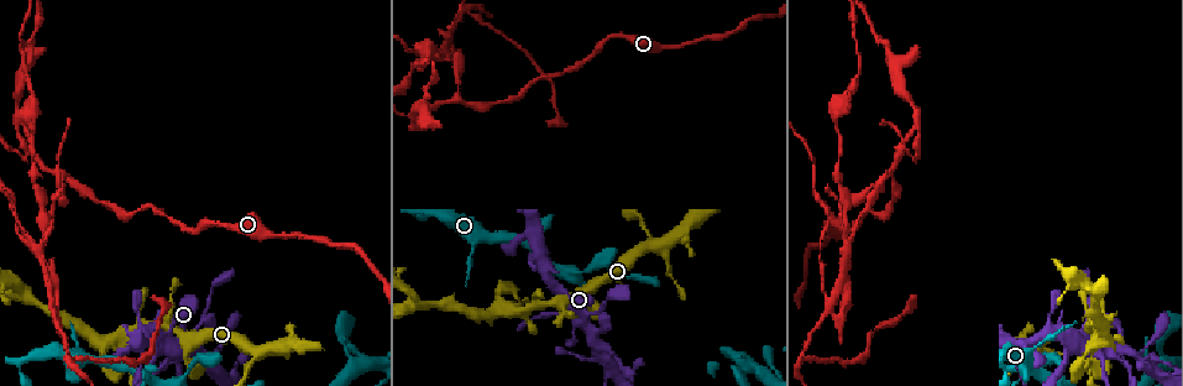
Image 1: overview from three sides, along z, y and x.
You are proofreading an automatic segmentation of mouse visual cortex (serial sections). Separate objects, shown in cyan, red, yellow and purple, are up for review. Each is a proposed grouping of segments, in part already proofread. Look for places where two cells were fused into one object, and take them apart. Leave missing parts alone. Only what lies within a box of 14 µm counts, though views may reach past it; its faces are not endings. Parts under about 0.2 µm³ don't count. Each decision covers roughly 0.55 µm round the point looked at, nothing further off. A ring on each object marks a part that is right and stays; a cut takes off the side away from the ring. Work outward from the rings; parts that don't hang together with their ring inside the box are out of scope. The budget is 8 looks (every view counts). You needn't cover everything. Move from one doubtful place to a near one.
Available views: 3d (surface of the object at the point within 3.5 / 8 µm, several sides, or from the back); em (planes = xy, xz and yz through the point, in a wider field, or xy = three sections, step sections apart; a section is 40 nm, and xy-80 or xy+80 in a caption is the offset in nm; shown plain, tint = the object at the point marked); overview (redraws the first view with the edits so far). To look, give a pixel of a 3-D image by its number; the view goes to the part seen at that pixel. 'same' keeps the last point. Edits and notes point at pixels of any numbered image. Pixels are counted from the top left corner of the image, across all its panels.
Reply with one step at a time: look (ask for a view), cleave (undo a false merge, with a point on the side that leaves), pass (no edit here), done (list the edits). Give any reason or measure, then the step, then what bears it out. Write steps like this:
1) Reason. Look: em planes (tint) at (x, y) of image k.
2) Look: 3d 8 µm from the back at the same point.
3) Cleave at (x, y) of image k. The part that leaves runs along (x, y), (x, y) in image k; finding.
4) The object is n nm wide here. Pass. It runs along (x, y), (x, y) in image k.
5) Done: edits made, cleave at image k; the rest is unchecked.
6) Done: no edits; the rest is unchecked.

Three-way junction. Look: 3d 3.5 µm at (1095, 329) of image 1.

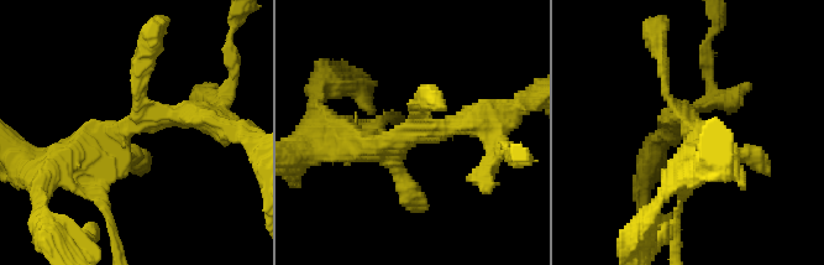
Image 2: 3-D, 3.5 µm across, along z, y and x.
Need the tissue. Look: em xy step 3 (tint) at (398, 138) of image 2.

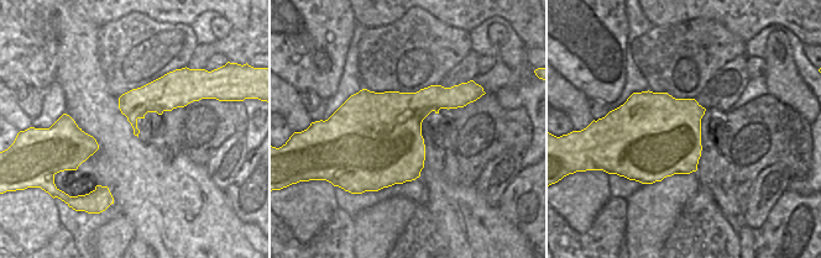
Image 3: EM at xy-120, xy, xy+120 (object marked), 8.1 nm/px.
Look: em xy step 2 (tint) at the same point.

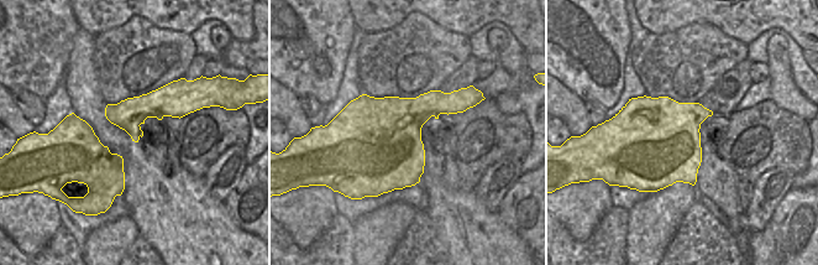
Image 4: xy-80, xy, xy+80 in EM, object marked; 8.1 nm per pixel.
The object is 700 nm wide here. Pass. It runs along (197, 115), (53, 160) in image 2; continuous, no second cell.

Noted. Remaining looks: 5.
Two arms at a narrow angle. Look: 3d 8 µm at (575, 306) of image 1.

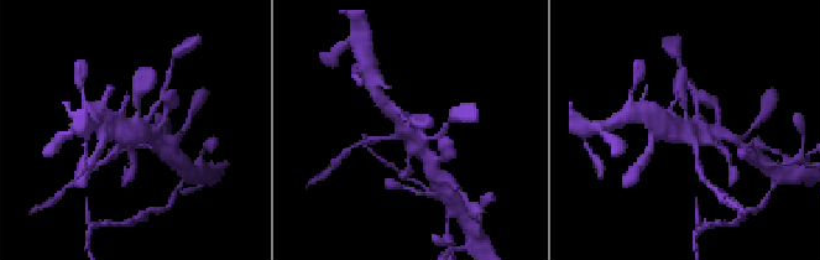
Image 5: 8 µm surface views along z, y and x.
Look: 3d 3.5 µm at (687, 127) of image 5.

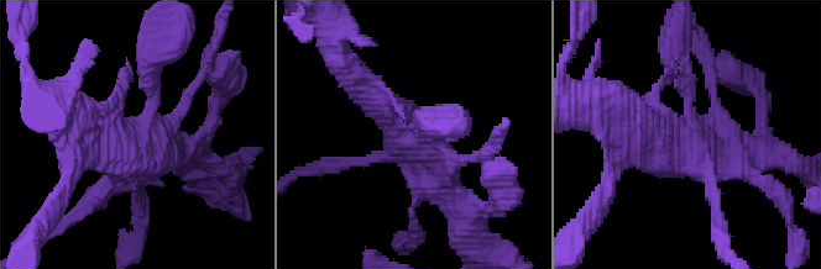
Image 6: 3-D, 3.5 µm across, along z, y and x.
Look: em xy step 3 (tint) at (149, 140) of image 6.

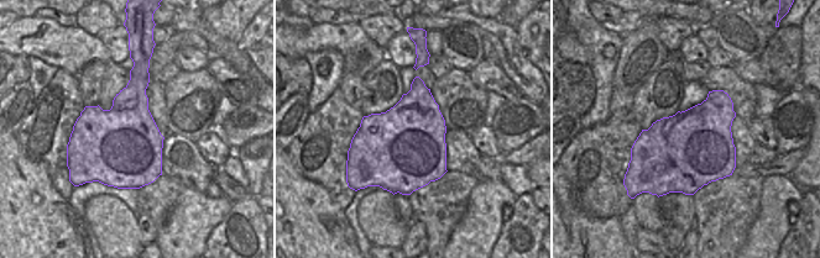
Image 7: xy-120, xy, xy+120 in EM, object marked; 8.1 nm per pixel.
Pass. It runs along (678, 66), (706, 153), (764, 148) in image 6; all the same cell.

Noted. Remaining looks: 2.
Look: 3d 3.5 µm at (918, 123) of image 1.

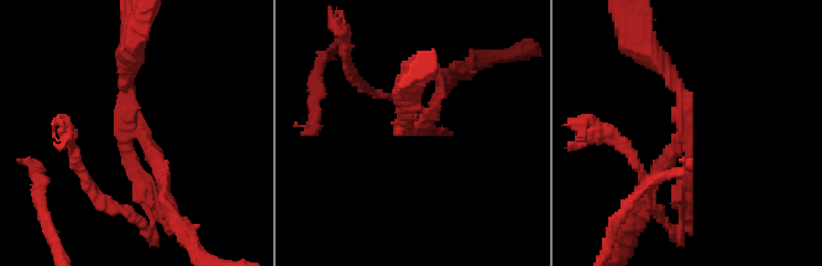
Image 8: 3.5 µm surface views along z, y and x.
3 arms meet here; the arms are 150, 200, 200 nm wide; shape alone is not enough. Look: em planes (tint) at (413, 130) of image 8.

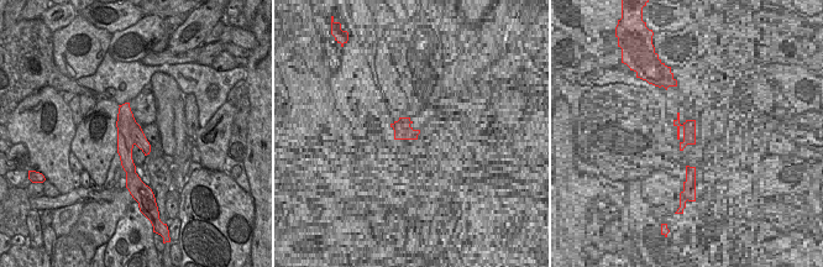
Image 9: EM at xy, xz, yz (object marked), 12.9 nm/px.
Cleave at (677, 87) of image 8. The part that leaves runs along (682, 131), (682, 94), (635, 30) in image 8; a second cell is stuck on.

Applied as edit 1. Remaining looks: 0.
Done: edits made, cleave at image 8; the rest is unchecked.

